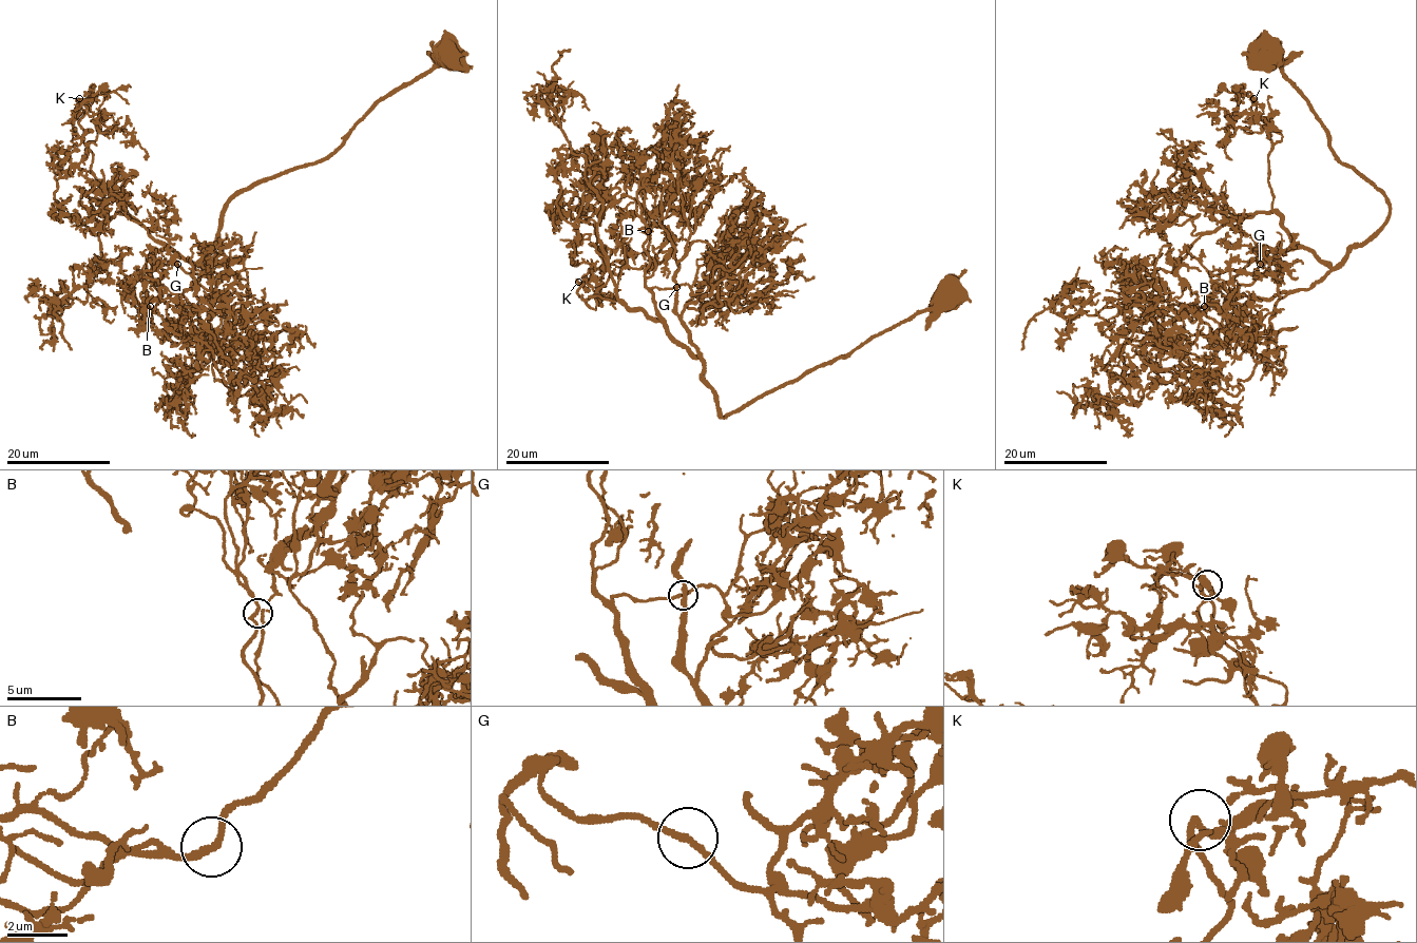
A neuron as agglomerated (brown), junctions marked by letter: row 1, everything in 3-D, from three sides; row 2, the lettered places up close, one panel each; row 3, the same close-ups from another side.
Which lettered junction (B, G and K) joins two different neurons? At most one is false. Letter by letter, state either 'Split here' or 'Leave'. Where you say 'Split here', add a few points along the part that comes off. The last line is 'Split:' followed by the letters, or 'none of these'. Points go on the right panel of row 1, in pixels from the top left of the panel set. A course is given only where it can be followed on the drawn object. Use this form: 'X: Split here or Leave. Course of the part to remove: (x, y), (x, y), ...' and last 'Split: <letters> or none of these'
B: Leave
G: Leave
K: Leave
Split: none of these

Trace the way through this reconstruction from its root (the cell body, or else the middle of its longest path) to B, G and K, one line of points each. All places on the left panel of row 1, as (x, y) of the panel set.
B: (446, 56), (386, 94), (323, 158), (235, 195), (203, 268), (169, 247), (154, 251), (150, 306)
G: (446, 56), (386, 94), (323, 158), (235, 195), (203, 268), (169, 247), (152, 253), (177, 264)
K: (446, 56), (386, 94), (323, 158), (235, 195), (203, 268), (156, 241), (94, 175), (79, 99)

